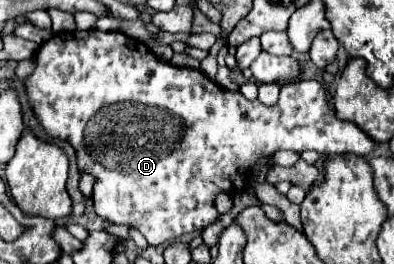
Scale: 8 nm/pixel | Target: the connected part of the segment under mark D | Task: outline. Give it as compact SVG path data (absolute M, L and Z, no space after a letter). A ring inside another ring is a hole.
M75 30L75 32L59 32L53 34L51 40L43 42L37 52L35 52L35 60L37 60L37 68L33 70L31 76L25 78L25 92L27 92L27 100L29 106L33 108L37 120L41 122L41 126L45 128L45 132L53 138L59 140L71 140L71 146L75 148L77 154L77 168L79 172L91 174L95 178L95 186L93 186L93 206L97 216L101 216L103 220L111 222L111 224L131 224L135 226L151 246L157 244L165 244L171 238L181 238L185 234L199 234L201 230L205 230L209 224L215 224L219 220L219 212L215 208L215 198L221 192L227 194L235 194L235 192L243 192L243 188L247 188L247 174L253 170L253 166L261 160L261 158L271 158L275 152L279 150L295 150L295 152L305 152L305 150L315 150L321 156L335 156L335 154L369 154L375 148L375 142L357 126L353 126L351 122L343 122L339 118L335 118L333 110L327 104L325 98L325 88L317 82L317 80L301 80L295 84L285 84L281 88L279 94L279 102L273 106L265 106L259 100L247 100L241 92L229 92L223 86L217 86L209 76L205 76L201 70L193 70L193 68L181 68L175 66L171 62L163 62L157 54L153 54L151 48L147 48L141 40L131 38L123 32L101 32L101 30ZM97 116L97 124L95 124L95 134L87 134L87 124L89 120Z

